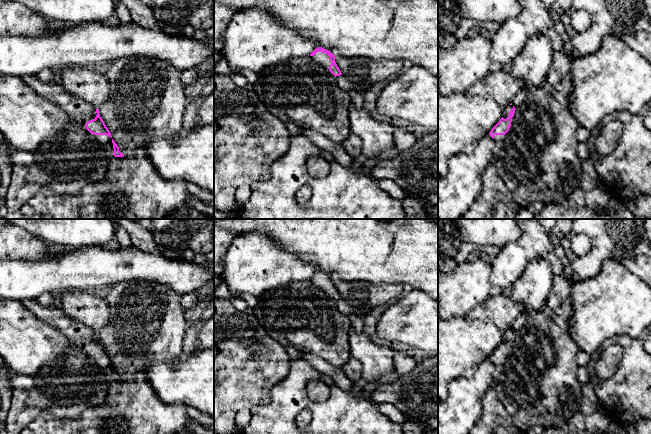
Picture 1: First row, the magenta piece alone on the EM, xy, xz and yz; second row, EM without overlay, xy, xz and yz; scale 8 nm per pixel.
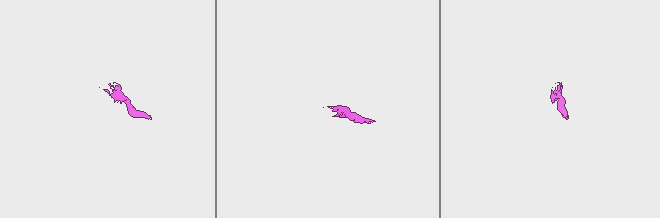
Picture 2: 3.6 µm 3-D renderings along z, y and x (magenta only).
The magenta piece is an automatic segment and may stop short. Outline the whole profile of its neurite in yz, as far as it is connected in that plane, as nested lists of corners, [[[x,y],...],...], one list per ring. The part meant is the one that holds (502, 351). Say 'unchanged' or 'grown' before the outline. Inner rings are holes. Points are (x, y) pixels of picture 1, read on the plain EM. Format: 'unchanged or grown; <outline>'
grown; [[[509,328],[502,333],[502,342],[489,357],[493,363],[495,359],[505,359],[509,355],[514,337],[515,331],[513,329]]]

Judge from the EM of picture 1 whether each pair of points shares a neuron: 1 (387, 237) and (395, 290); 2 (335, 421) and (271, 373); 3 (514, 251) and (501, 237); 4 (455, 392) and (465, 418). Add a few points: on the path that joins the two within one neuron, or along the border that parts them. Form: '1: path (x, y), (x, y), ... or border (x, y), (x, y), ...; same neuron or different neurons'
1: border (385, 284), (402, 284), (407, 288); different neurons
2: border (292, 359), (288, 374), (272, 388), (270, 401); different neurons
3: border (516, 241), (511, 241), (501, 248); different neurons
4: path (461, 398), (463, 400), (463, 412); same neuron

